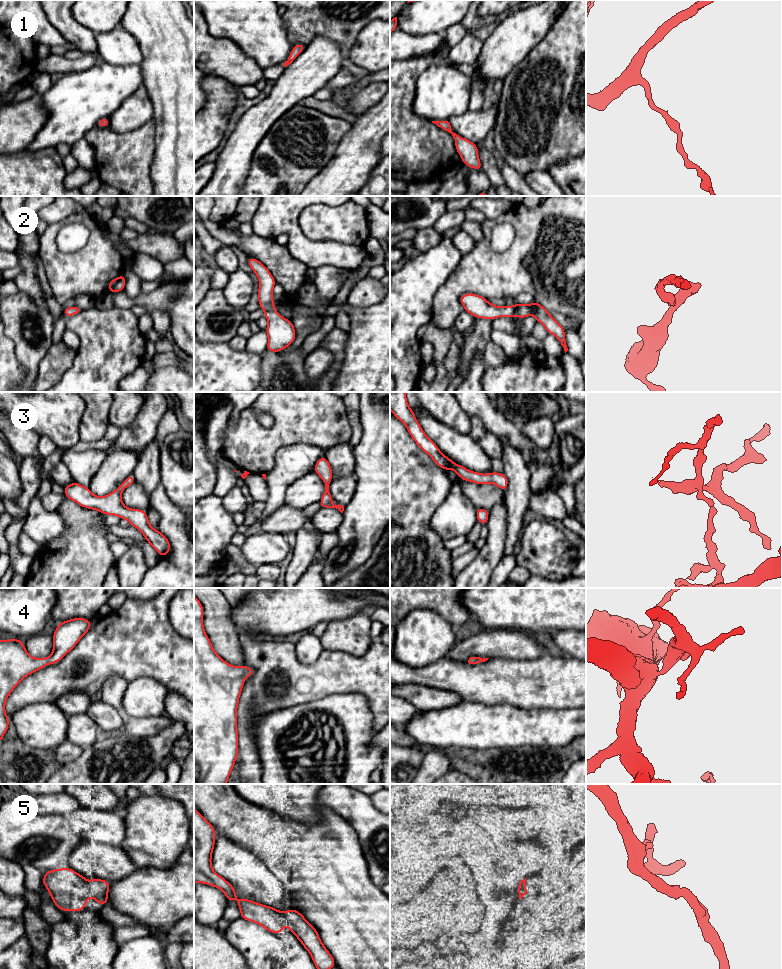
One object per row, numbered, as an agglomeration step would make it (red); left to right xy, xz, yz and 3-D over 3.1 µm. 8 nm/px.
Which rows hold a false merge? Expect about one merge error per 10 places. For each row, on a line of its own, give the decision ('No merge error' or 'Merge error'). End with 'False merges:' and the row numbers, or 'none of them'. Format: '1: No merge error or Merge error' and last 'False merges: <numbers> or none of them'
1: No merge error
2: No merge error
3: No merge error
4: No merge error
5: No merge error
False merges: none of them

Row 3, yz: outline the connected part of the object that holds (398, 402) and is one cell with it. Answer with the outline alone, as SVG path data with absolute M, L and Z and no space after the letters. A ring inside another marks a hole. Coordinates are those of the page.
M390 392L390 409L392 410L393 416L406 426L415 443L443 470L453 470L464 481L473 482L478 485L492 483L504 492L507 491L508 479L504 472L490 472L488 474L477 473L454 463L450 458L446 457L437 445L427 437L419 425L414 411L408 406L405 392Z

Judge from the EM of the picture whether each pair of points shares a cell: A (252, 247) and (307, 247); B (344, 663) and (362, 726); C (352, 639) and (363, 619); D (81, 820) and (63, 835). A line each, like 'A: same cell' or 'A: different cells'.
A: different cells
B: different cells
C: same cell
D: different cells

